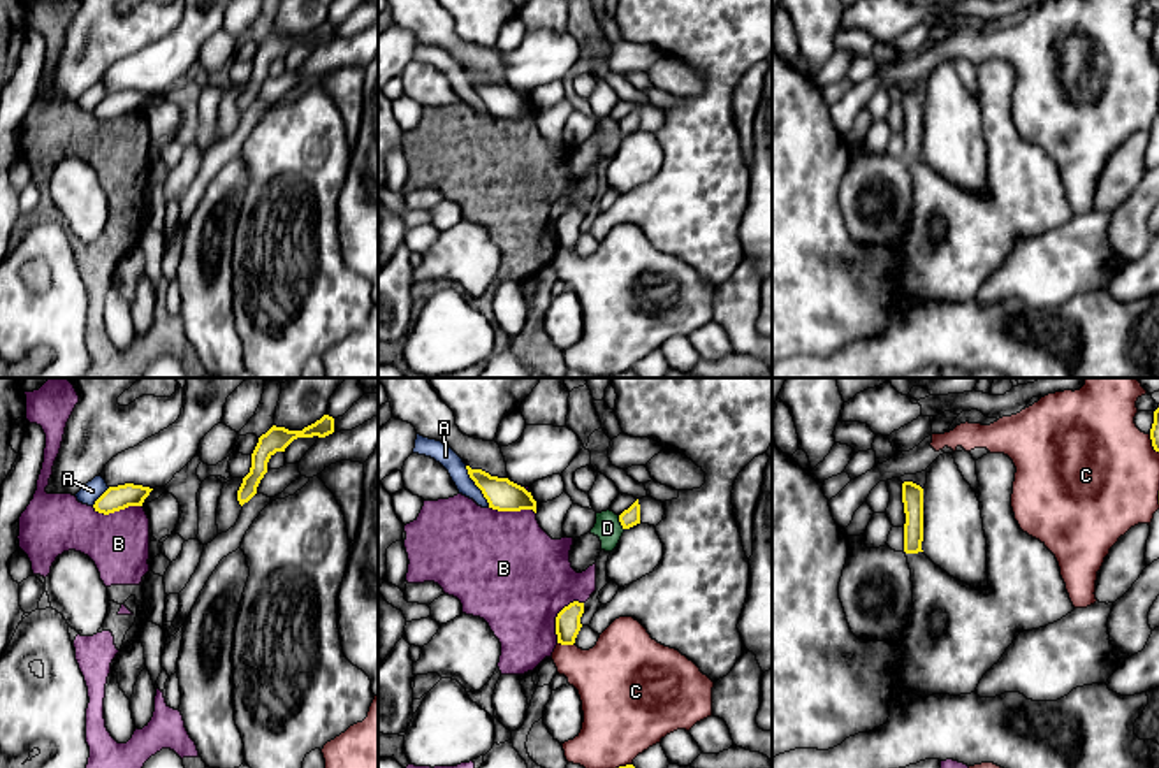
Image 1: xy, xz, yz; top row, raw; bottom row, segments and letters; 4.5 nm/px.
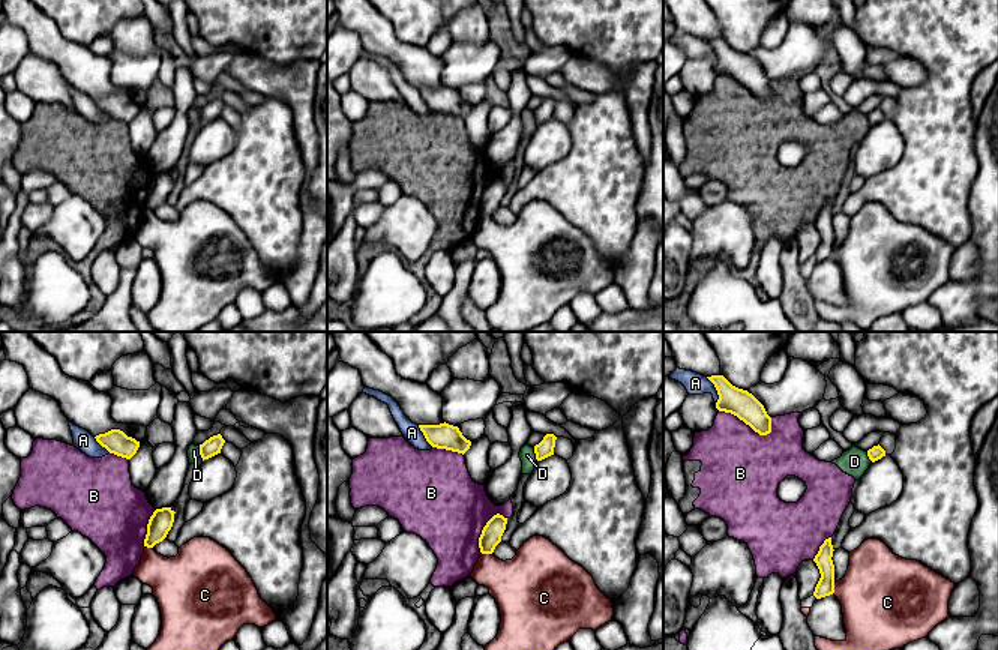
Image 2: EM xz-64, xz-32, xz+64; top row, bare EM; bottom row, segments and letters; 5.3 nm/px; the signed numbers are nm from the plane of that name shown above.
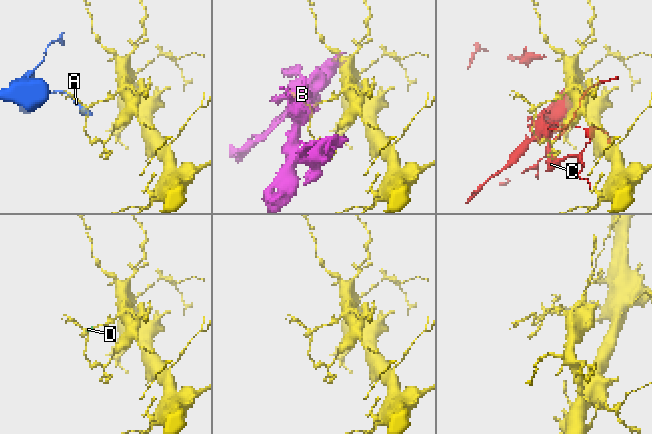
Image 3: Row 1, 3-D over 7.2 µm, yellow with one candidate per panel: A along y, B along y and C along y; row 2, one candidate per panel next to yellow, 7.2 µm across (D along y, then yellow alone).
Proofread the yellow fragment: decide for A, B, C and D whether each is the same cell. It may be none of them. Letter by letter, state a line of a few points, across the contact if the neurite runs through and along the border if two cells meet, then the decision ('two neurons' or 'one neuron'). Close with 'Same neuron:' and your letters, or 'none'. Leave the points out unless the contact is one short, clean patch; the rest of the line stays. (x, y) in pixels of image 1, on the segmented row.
A: two neurons
B: two neurons
C: two neurons
D: line xz (618, 515), (623, 529); two neurons
Same neuron: none

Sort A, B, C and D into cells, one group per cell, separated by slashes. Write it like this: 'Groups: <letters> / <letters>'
Groups: A / B D / C

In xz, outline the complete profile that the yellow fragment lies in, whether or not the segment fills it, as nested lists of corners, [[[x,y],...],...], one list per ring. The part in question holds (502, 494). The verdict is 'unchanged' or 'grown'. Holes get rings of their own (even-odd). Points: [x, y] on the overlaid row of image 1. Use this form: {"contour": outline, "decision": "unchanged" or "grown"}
{"contour": [[[466,466],[470,478],[482,490],[489,508],[498,511],[521,511],[533,510],[536,513],[536,501],[524,487],[510,482],[508,478],[491,476],[482,469]]], "decision": "unchanged"}

